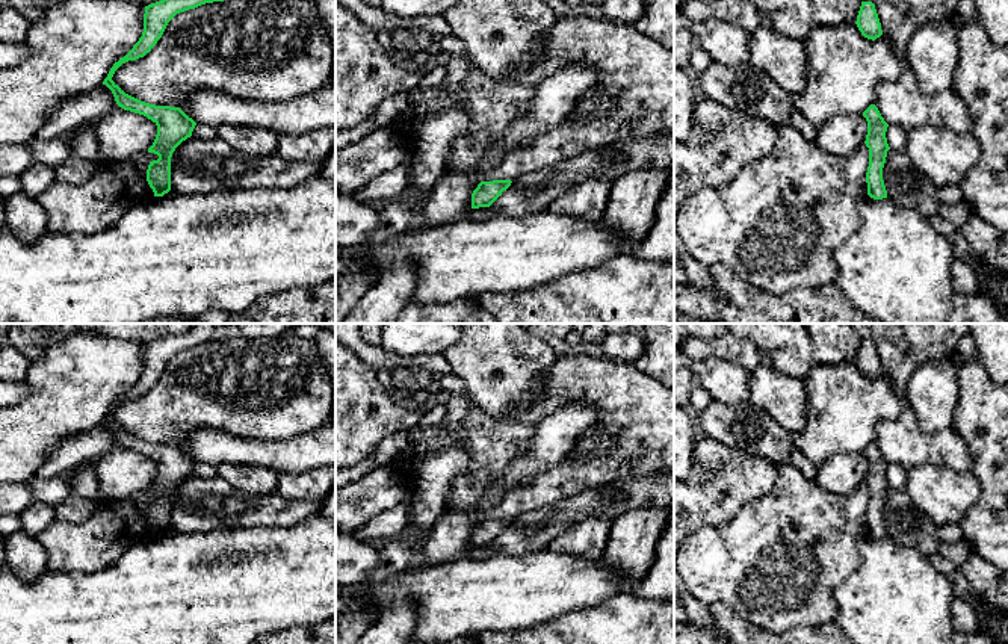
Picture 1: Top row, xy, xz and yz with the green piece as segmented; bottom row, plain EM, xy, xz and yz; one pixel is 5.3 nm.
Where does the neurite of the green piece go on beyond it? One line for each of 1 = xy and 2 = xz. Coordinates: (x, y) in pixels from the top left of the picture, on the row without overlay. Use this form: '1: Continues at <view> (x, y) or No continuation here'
1: No continuation here
2: No continuation here

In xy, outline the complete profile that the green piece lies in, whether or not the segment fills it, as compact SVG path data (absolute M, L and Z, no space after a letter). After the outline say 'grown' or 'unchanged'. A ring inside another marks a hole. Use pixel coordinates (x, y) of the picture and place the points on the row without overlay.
M193 324L187 333L166 336L145 345L144 370L133 387L113 402L103 423L106 423L119 446L147 455L157 464L157 473L148 491L159 494L150 500L147 520L154 535L163 535L171 529L171 496L175 487L192 475L196 461L180 446L156 444L125 432L113 419L115 410L128 399L144 396L162 376L168 361L180 351L195 348L206 342L231 337L257 339L277 337L298 324Z | unchanged

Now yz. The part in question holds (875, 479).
M870 443L863 455L867 460L866 485L869 487L869 505L866 511L867 534L873 538L887 537L887 529L883 519L883 506L887 490L890 488L886 476L889 463L881 455L878 446Z | unchanged

